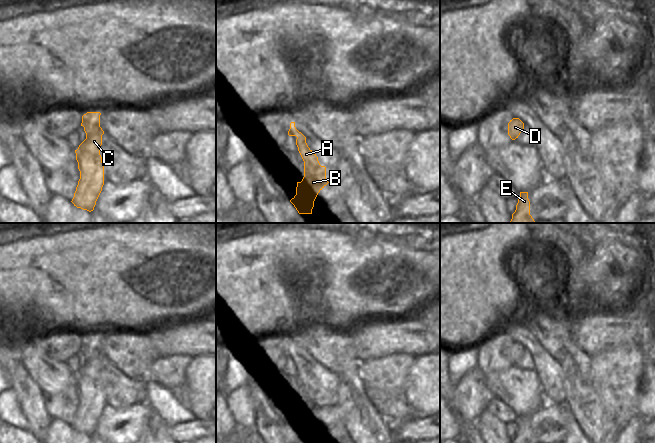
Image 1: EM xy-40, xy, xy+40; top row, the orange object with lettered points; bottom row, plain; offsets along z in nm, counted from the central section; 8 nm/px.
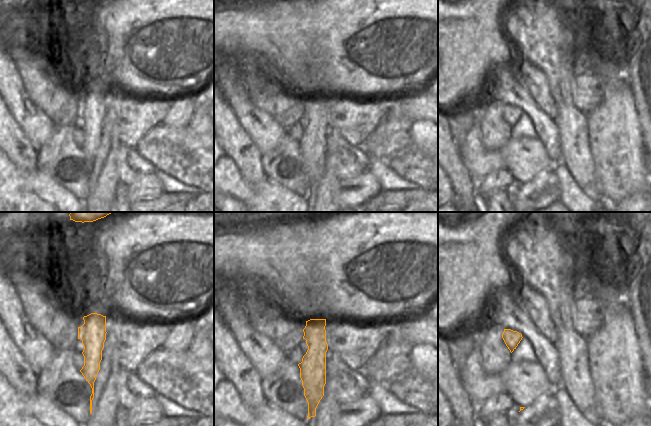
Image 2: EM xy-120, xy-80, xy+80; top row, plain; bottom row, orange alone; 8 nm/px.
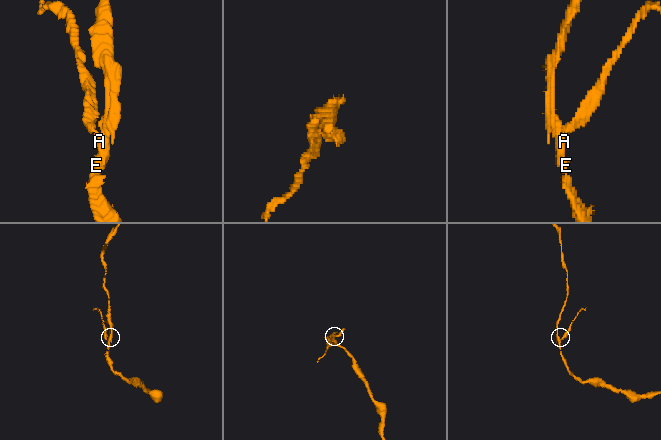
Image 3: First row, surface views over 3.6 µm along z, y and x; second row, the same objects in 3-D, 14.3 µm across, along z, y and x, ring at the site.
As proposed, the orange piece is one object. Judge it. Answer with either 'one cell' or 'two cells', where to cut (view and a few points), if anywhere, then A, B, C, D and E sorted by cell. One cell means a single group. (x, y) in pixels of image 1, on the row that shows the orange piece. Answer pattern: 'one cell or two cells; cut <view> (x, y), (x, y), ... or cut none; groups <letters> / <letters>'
two cells; cut xy (305, 141), (296, 144); groups A B C E / D

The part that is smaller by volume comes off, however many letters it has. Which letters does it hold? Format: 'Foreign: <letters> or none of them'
Foreign: D

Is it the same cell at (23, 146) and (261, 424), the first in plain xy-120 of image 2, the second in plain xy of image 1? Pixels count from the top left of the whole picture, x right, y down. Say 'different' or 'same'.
same

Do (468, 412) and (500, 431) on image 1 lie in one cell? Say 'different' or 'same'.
different

